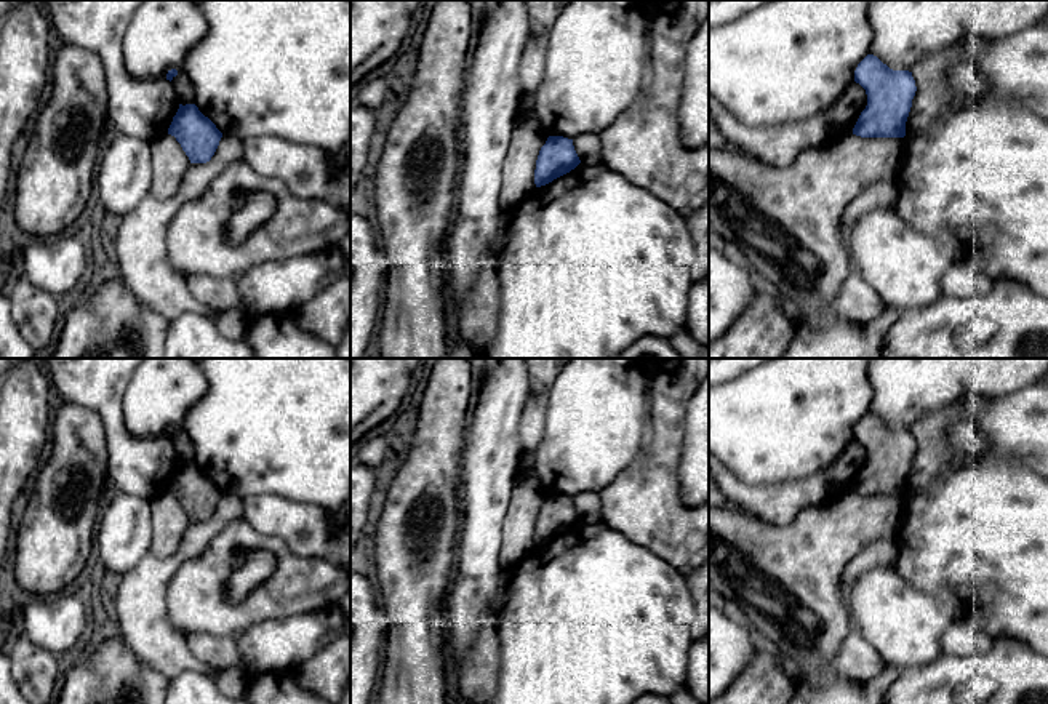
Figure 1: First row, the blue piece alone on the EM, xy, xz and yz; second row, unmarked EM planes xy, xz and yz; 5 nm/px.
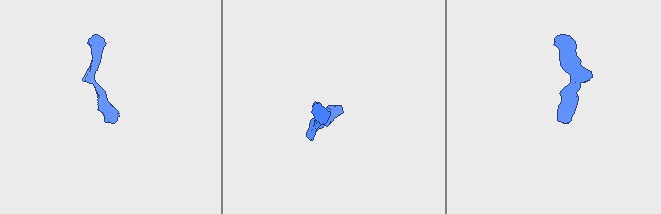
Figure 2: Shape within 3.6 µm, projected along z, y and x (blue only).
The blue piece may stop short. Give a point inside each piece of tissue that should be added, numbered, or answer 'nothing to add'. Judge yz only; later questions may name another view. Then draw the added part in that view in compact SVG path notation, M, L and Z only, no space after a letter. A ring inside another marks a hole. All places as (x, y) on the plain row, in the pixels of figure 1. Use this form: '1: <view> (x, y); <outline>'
nothing to add

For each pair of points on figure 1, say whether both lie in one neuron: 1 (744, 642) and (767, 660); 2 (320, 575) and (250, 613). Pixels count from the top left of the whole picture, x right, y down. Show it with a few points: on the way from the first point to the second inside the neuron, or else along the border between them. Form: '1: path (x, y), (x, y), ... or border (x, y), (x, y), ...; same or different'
1: border (759, 652), (733, 680); different
2: path (303, 584), (268, 602); same

